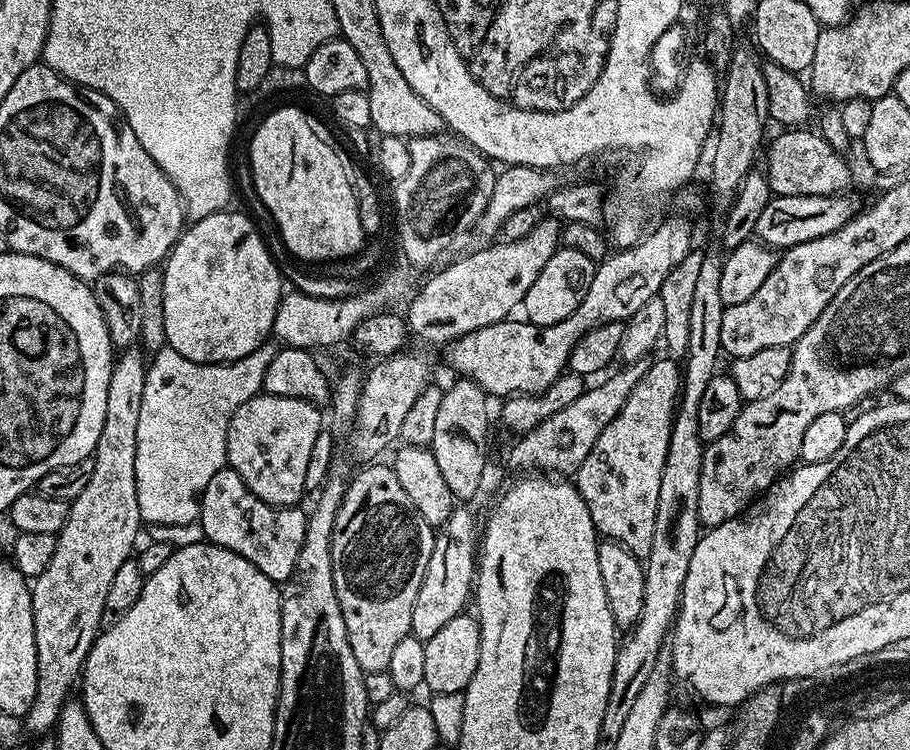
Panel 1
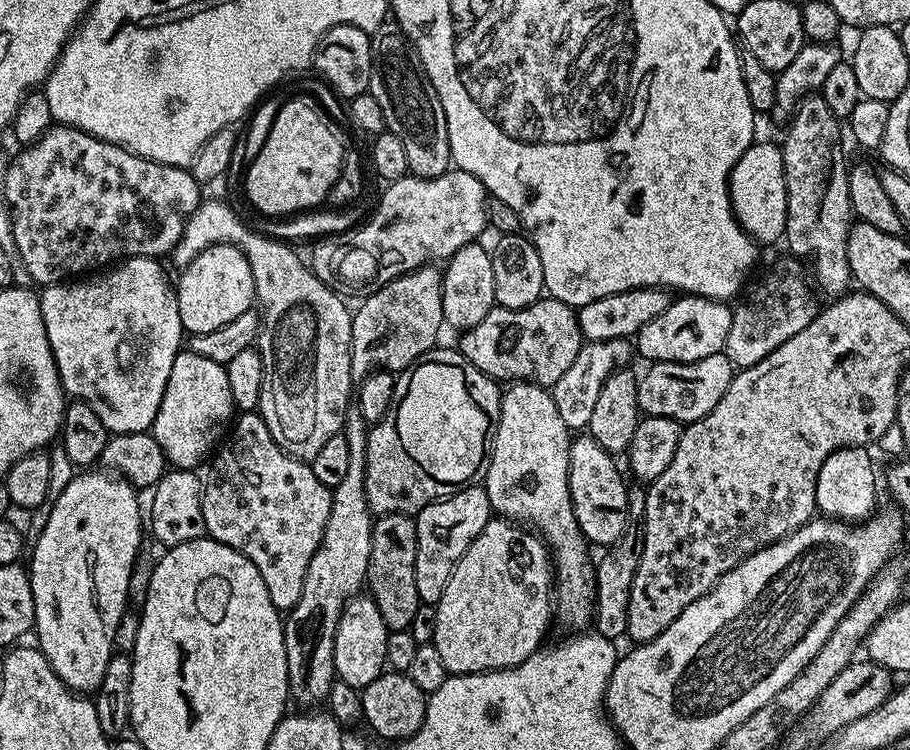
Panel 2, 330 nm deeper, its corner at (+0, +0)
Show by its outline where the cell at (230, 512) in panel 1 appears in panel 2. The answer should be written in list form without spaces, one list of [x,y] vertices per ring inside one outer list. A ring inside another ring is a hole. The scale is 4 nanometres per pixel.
[[[259,411],[240,412],[235,417],[230,435],[219,445],[215,456],[208,480],[206,476],[203,481],[200,498],[205,533],[250,558],[250,562],[258,566],[258,574],[262,574],[266,590],[270,590],[270,602],[281,610],[291,610],[298,598],[302,598],[306,566],[310,566],[310,558],[314,558],[314,550],[318,550],[322,542],[322,534],[330,518],[332,489],[314,478],[311,463],[298,460],[280,449]]]

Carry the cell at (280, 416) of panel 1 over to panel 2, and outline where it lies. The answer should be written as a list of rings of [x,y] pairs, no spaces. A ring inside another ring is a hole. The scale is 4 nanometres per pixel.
[[[205,199],[194,210],[194,214],[186,222],[186,226],[182,230],[182,238],[178,238],[178,242],[174,246],[174,250],[170,253],[170,260],[177,264],[177,269],[184,269],[190,262],[194,262],[194,258],[198,254],[202,254],[202,250],[209,248],[211,244],[237,244],[242,250],[242,254],[246,254],[246,258],[250,262],[250,270],[254,274],[254,290],[256,291],[255,303],[262,309],[260,318],[260,331],[258,333],[258,351],[262,358],[262,366],[264,367],[264,381],[262,382],[262,394],[260,395],[260,407],[258,409],[260,417],[266,422],[266,426],[270,430],[270,434],[274,438],[274,442],[278,442],[278,446],[283,452],[288,452],[298,460],[311,462],[314,454],[318,454],[318,450],[322,450],[322,446],[329,438],[341,435],[344,427],[344,421],[348,419],[350,411],[350,401],[354,396],[354,377],[352,374],[352,312],[347,308],[345,301],[340,293],[332,291],[327,284],[323,284],[317,276],[312,273],[311,267],[295,252],[291,243],[282,240],[273,240],[270,236],[264,236],[261,232],[248,228],[242,221],[236,217],[236,212],[228,204],[223,204],[220,200]]]

